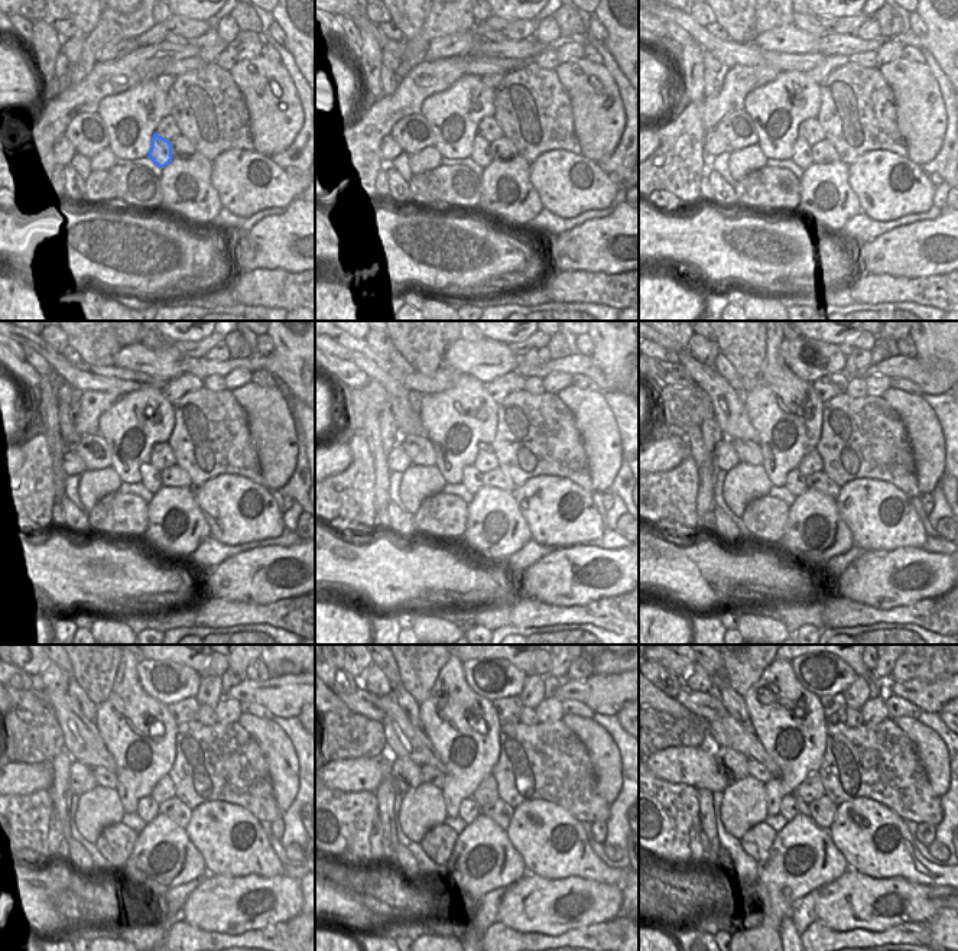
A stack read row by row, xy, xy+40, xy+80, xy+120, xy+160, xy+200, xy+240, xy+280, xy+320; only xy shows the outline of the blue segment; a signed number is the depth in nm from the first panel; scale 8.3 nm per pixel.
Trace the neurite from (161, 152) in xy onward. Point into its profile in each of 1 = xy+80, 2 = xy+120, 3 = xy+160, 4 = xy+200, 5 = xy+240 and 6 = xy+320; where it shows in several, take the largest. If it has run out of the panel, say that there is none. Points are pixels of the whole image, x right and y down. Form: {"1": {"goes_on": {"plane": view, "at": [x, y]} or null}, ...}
{"1": {"goes_on": {"plane": "xy+80", "at": [802, 156]}}, "2": {"goes_on": {"plane": "xy+120", "at": [150, 477]}}, "3": {"goes_on": {"plane": "xy+160", "at": [473, 479]}}, "4": {"goes_on": {"plane": "xy+200", "at": [796, 482]}}, "5": {"goes_on": {"plane": "xy+240", "at": [148, 808]}}, "6": {"goes_on": {"plane": "xy+320", "at": [789, 810]}}}

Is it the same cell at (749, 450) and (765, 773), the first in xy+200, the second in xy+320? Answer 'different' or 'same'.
same

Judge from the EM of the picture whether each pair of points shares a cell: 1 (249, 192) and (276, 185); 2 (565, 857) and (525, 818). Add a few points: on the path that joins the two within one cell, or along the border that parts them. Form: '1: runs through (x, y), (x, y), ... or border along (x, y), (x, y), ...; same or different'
1: runs through (256, 188), (269, 187); same
2: runs through (555, 849), (535, 828); same

